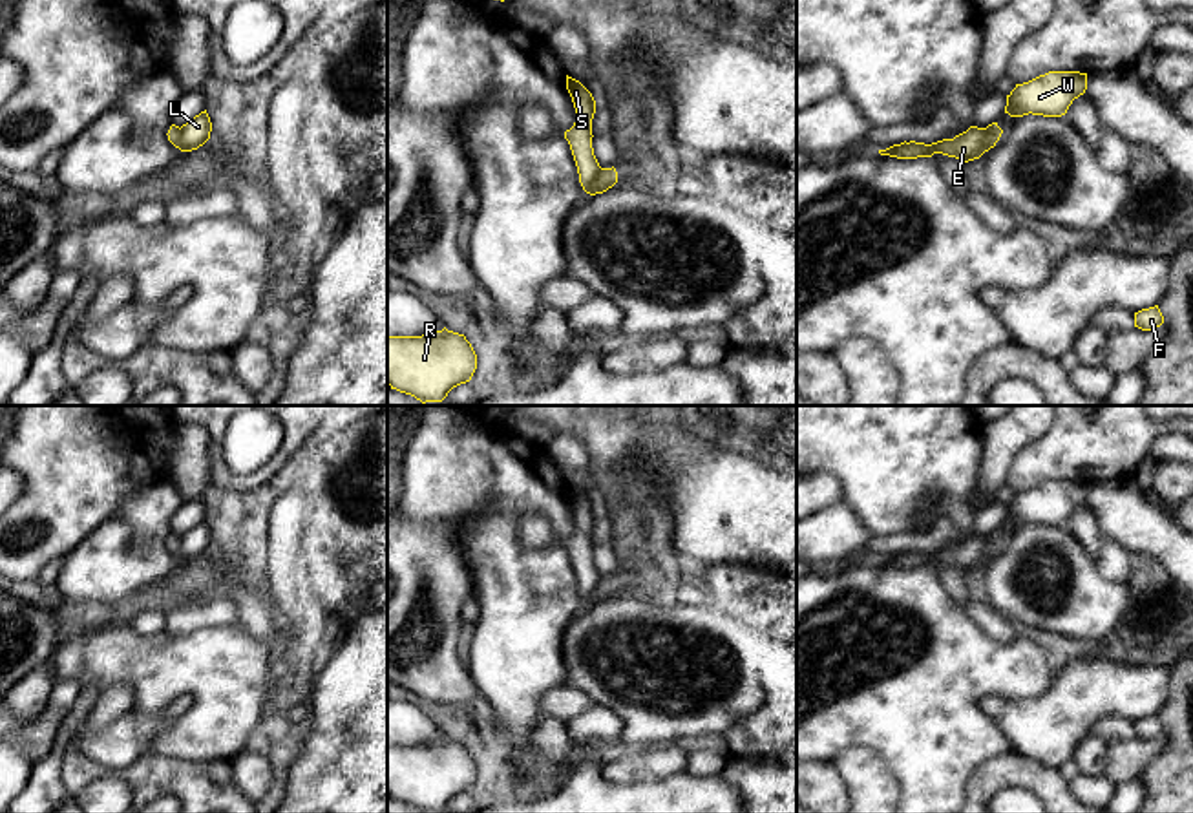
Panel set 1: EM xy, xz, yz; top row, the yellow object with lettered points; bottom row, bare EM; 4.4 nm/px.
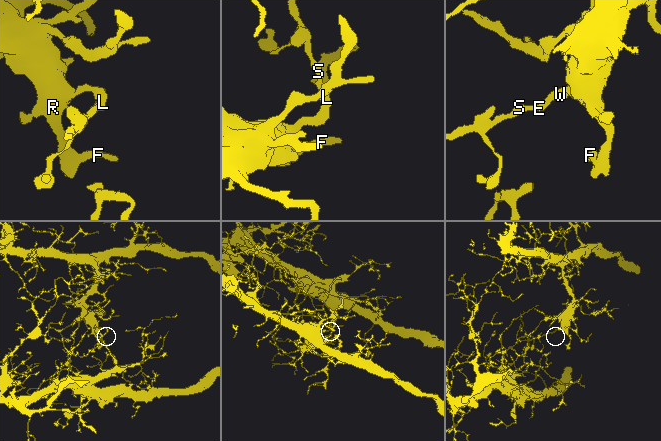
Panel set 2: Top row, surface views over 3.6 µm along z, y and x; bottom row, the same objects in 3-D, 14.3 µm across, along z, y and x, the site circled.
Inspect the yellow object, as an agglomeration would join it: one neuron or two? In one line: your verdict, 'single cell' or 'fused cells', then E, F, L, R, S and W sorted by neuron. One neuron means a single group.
fused cells | E S / F L R W

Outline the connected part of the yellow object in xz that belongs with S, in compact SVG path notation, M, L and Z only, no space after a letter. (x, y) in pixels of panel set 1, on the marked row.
M568 75L566 90L575 108L575 122L570 130L565 132L565 139L568 141L575 161L579 183L583 190L588 192L590 185L596 181L601 170L592 148L592 119L596 113L596 100L579 80Z

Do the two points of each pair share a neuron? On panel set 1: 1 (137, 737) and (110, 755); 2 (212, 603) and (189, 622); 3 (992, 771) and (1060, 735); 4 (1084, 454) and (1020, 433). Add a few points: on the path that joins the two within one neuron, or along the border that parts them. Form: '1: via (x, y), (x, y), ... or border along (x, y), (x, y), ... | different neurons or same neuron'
1: via (130, 737), (117, 748) | same neuron
2: via (207, 609), (194, 616) | same neuron
3: border along (1013, 749), (1058, 770) | different neurons
4: border along (1053, 424), (1016, 454), (1009, 472) | different neurons

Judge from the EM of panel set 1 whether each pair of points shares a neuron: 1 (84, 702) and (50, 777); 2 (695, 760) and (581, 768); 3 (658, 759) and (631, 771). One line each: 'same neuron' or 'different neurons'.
1: same neuron
2: different neurons
3: same neuron

